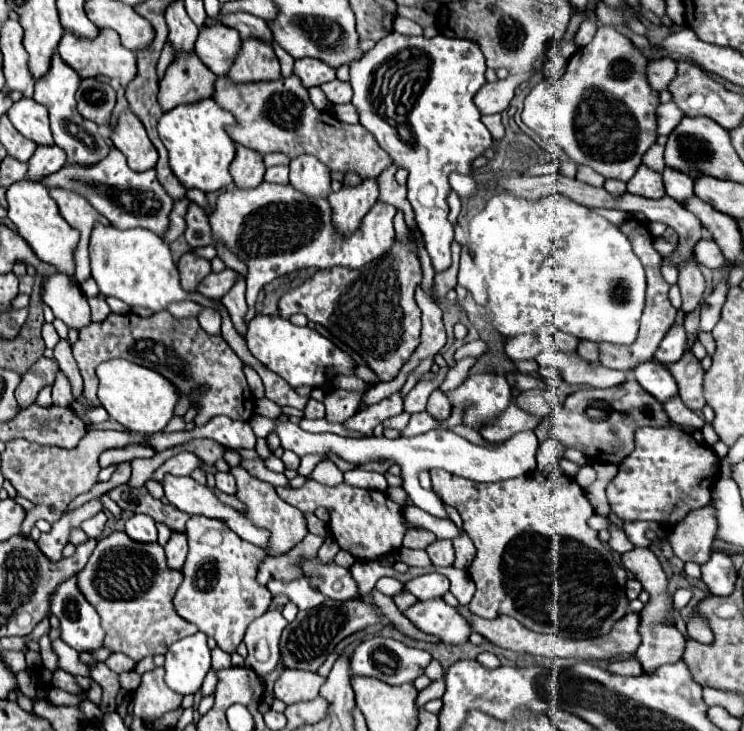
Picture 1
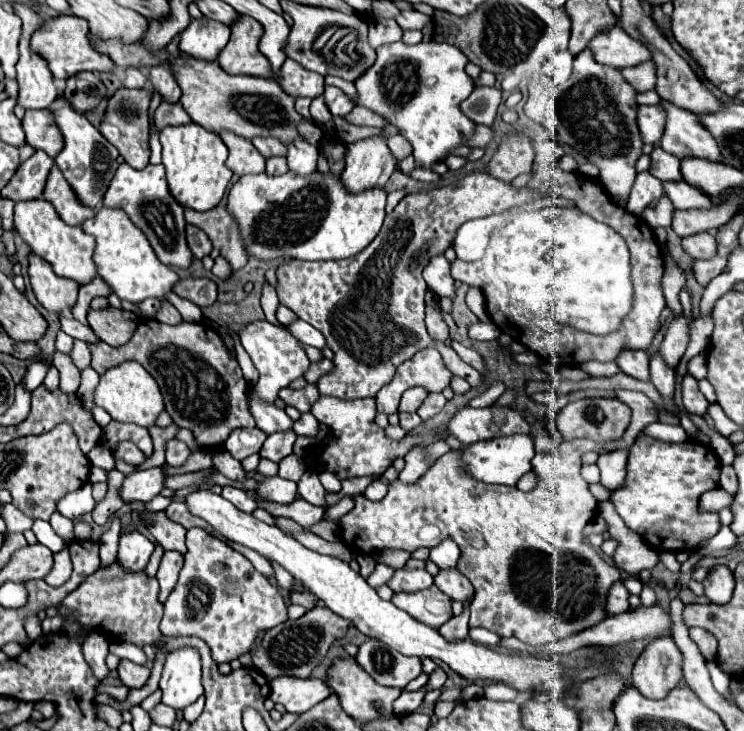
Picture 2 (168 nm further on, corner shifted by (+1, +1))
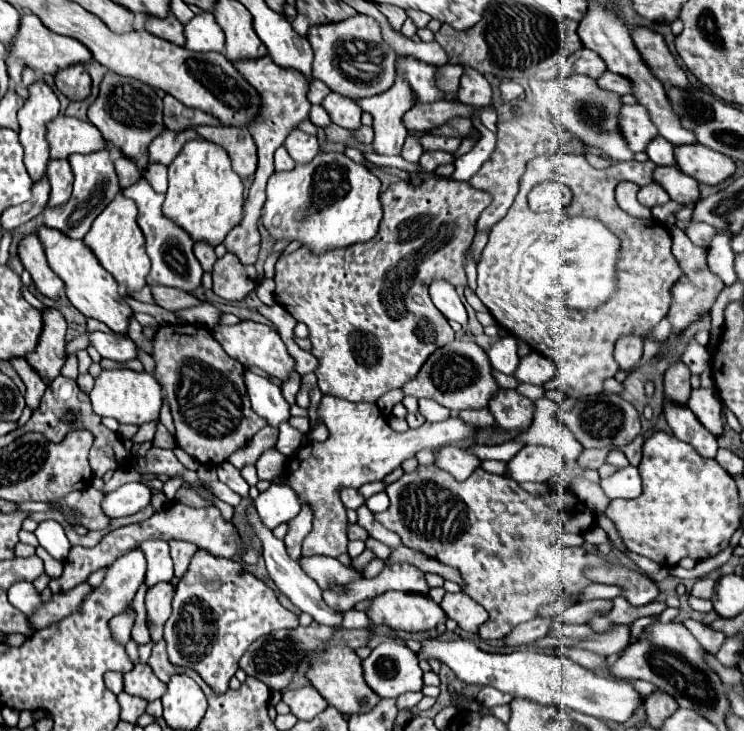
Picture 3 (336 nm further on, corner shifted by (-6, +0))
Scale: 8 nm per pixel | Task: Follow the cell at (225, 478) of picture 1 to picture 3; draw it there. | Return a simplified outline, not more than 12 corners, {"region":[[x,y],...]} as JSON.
{"region":[[255,505],[247,521],[261,539],[275,587],[317,623],[341,625],[317,581],[287,555],[285,543],[261,521]]}

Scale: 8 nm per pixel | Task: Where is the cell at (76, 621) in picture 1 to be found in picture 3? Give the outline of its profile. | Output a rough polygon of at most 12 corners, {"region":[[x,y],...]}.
{"region":[[105,673],[105,685],[119,695],[123,691],[123,673]]}

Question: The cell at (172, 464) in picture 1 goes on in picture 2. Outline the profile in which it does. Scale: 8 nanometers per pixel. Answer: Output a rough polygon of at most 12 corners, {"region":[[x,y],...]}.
{"region":[[162,468],[138,470],[124,478],[124,504],[150,502],[162,492]]}

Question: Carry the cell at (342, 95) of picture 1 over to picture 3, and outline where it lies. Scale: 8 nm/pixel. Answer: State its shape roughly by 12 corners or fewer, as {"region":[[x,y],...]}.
{"region":[[325,97],[331,121],[345,129],[361,127],[361,109],[355,101]]}

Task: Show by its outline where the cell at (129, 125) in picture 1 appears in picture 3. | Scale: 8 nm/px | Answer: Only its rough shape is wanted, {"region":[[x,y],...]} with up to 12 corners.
{"region":[[107,73],[87,111],[139,171],[163,131],[153,87]]}

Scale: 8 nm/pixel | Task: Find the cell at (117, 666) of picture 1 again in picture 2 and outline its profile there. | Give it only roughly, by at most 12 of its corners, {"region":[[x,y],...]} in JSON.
{"region":[[120,660],[118,678],[128,688],[142,688],[150,668]]}

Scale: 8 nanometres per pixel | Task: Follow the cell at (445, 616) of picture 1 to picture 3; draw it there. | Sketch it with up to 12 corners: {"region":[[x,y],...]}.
{"region":[[383,593],[371,623],[431,631],[447,619],[429,595]]}

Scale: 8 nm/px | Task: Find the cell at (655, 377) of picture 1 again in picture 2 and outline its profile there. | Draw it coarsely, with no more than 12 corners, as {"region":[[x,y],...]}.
{"region":[[620,350],[618,368],[638,380],[650,380],[648,354]]}

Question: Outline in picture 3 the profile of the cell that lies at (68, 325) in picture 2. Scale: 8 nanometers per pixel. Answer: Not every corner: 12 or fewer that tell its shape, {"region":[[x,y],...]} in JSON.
{"region":[[93,331],[89,341],[101,357],[121,361],[137,357],[131,339]]}

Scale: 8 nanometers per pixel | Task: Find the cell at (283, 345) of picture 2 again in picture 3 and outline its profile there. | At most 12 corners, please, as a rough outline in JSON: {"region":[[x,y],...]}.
{"region":[[241,321],[211,333],[245,367],[279,381],[295,371],[279,333]]}

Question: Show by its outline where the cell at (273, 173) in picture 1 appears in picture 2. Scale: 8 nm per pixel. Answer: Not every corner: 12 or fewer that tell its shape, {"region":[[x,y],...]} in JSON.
{"region":[[284,156],[266,158],[266,174],[288,172]]}

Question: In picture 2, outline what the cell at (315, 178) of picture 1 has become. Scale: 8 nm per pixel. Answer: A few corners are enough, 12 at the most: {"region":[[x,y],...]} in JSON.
{"region":[[306,140],[288,144],[288,166],[306,176],[316,170],[318,148]]}

